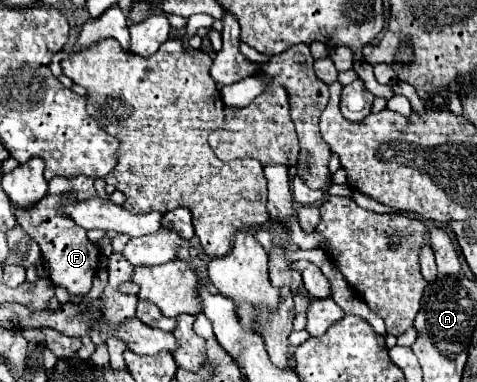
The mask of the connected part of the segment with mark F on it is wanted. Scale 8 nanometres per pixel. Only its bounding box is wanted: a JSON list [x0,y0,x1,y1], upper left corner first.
[16,194,100,294]

